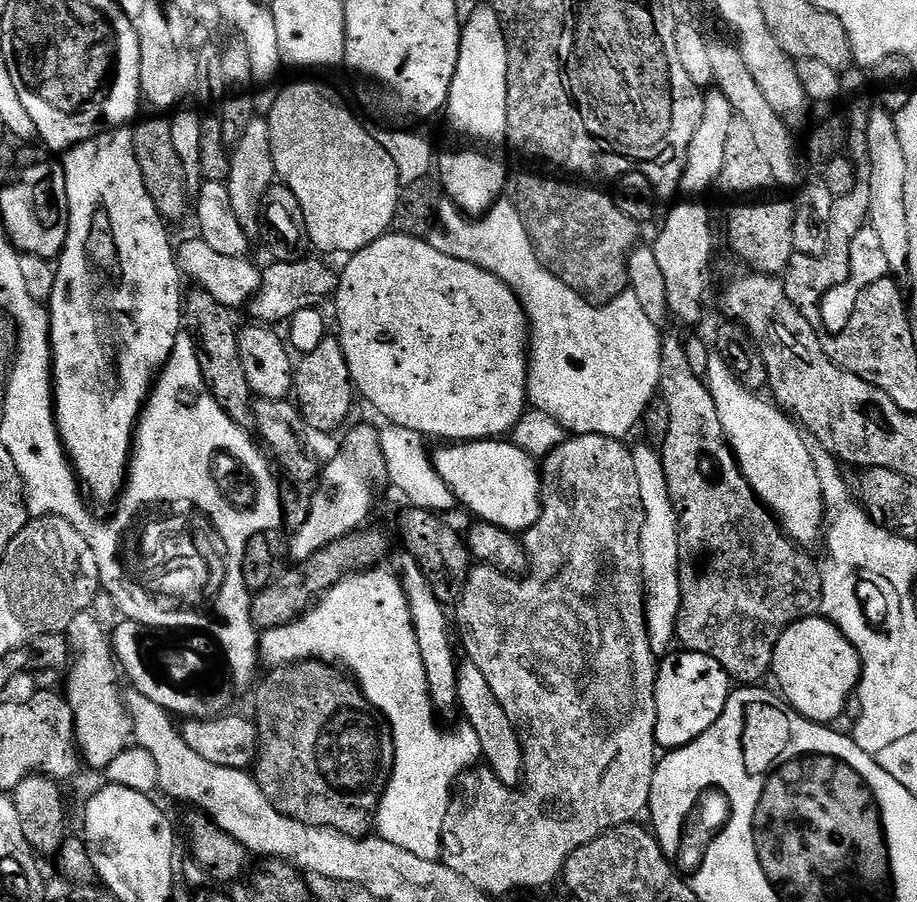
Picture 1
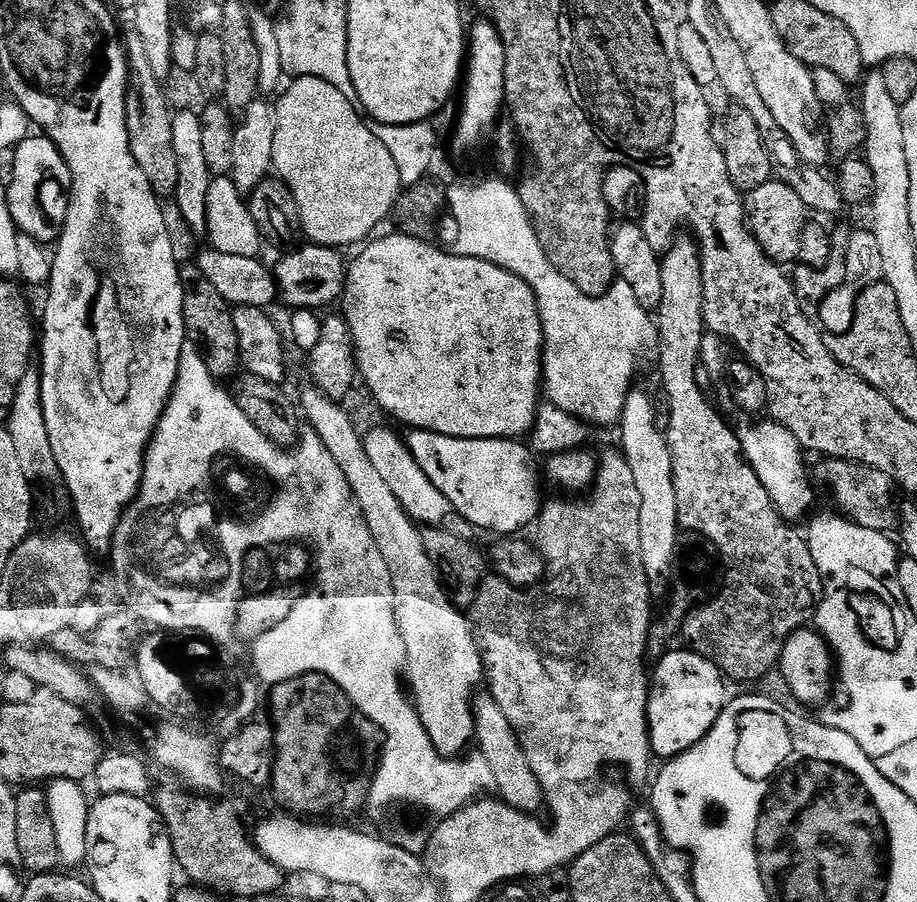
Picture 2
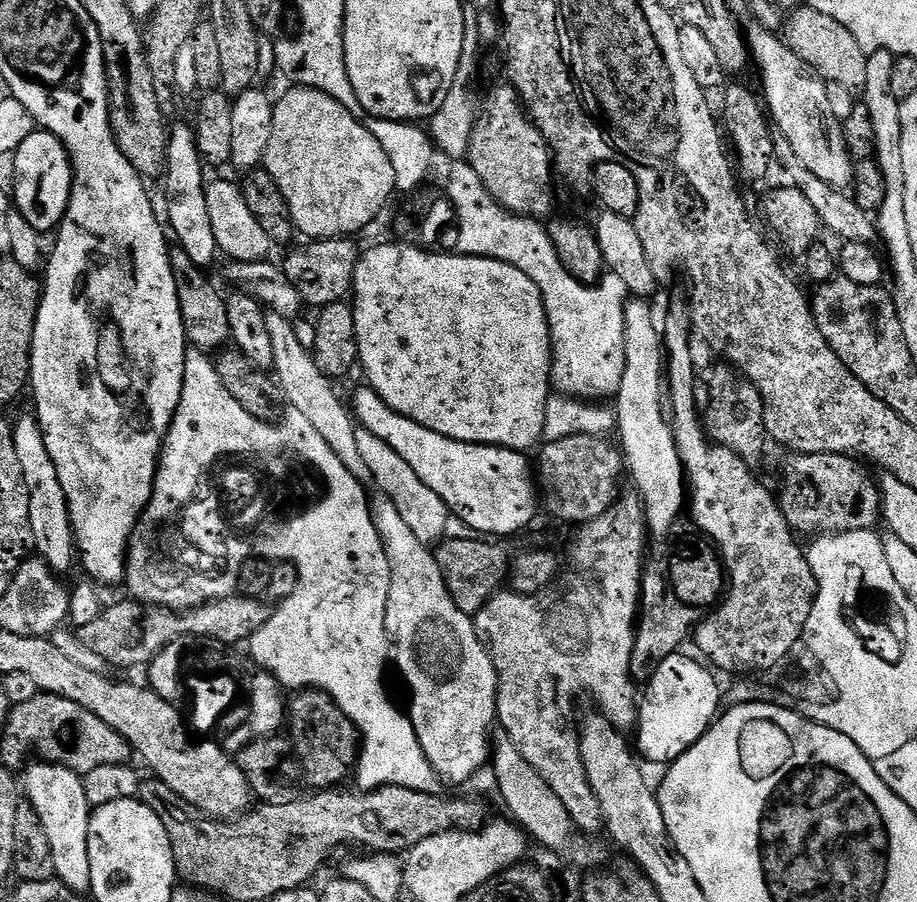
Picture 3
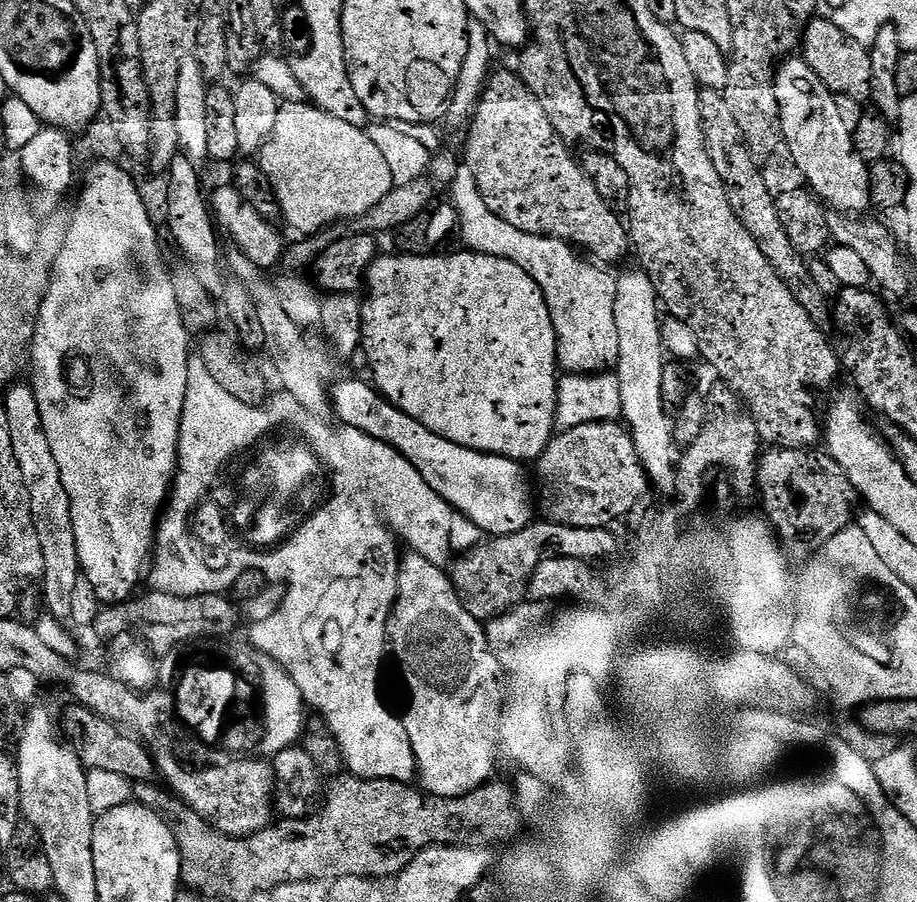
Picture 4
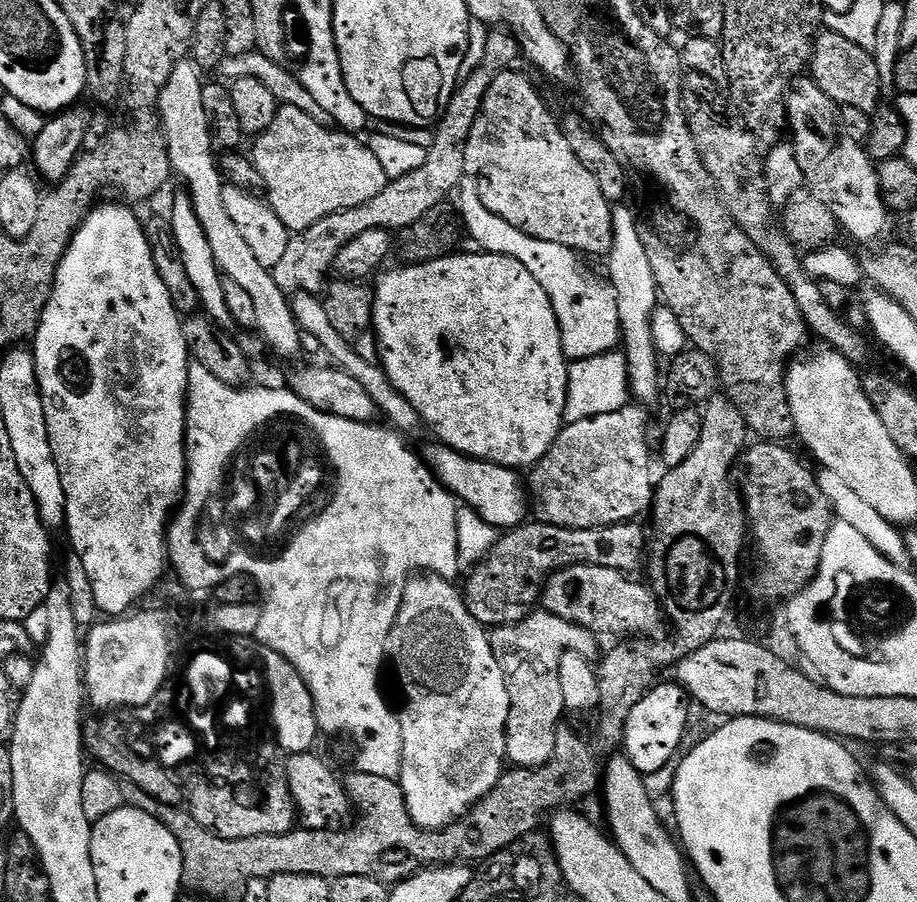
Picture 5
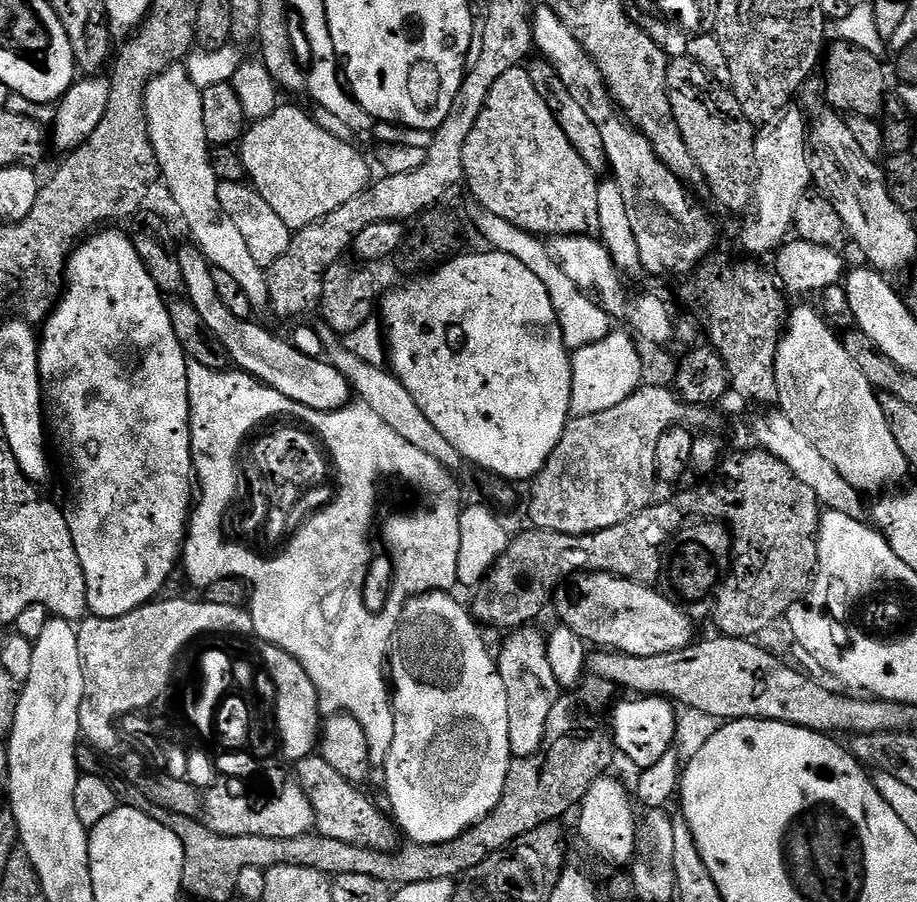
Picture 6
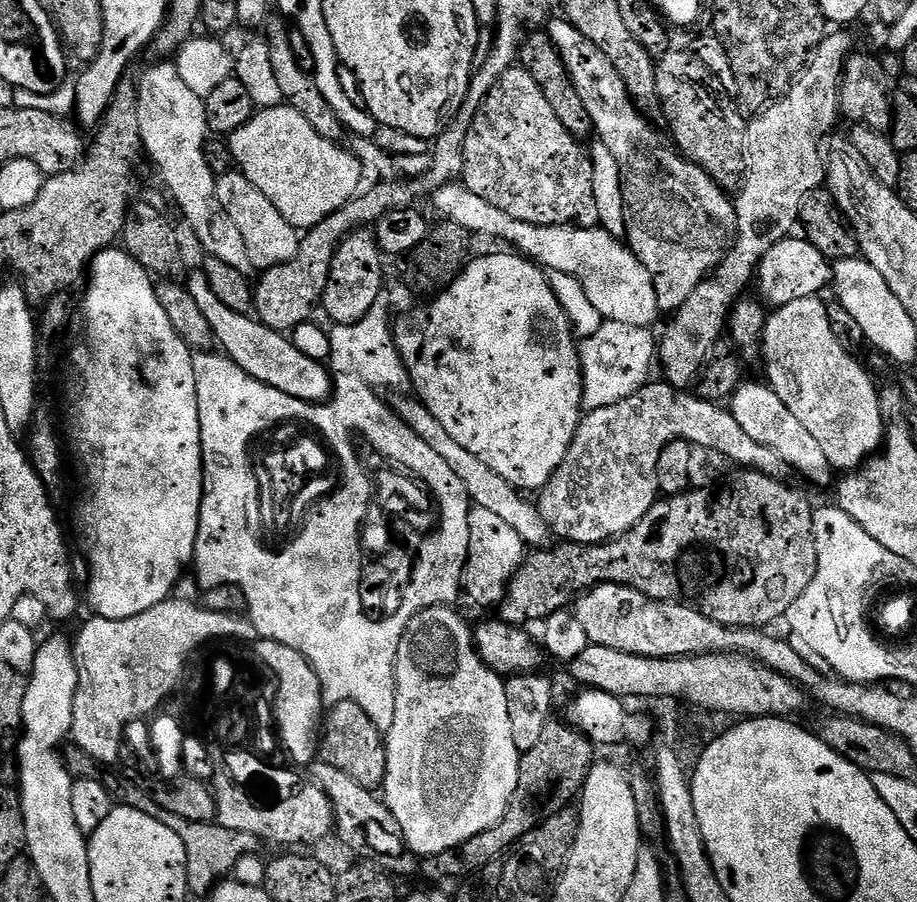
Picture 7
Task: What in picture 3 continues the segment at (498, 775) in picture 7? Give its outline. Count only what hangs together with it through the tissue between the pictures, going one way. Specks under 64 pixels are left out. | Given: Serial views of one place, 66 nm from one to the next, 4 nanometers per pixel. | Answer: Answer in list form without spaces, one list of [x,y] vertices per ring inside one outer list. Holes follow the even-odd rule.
[[[386,494],[371,497],[373,524],[378,530],[386,558],[390,562],[390,594],[386,606],[384,625],[388,628],[394,645],[394,664],[400,667],[408,688],[412,691],[410,719],[418,742],[436,771],[437,776],[452,784],[464,784],[480,767],[490,760],[490,736],[488,731],[497,723],[496,667],[485,641],[476,630],[473,617],[467,616],[452,597],[446,586],[442,570],[436,561],[436,553],[406,526],[406,518],[398,514],[398,506]]]

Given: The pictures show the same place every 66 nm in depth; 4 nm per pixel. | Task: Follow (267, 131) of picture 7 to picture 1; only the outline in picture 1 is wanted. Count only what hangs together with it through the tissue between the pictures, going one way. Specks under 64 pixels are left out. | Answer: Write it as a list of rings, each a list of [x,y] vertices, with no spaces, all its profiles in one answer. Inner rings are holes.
[[[292,84],[289,88],[279,89],[276,92],[276,101],[272,107],[267,109],[266,119],[270,126],[270,150],[274,154],[274,166],[276,175],[282,184],[293,192],[301,204],[302,214],[305,218],[305,226],[308,237],[311,240],[313,249],[321,248],[324,252],[344,252],[351,254],[370,246],[378,238],[389,235],[390,229],[394,225],[394,214],[398,210],[398,198],[400,197],[401,185],[399,182],[398,168],[394,164],[394,159],[375,140],[373,133],[360,125],[360,120],[331,92],[328,88],[323,88],[320,84]]]

